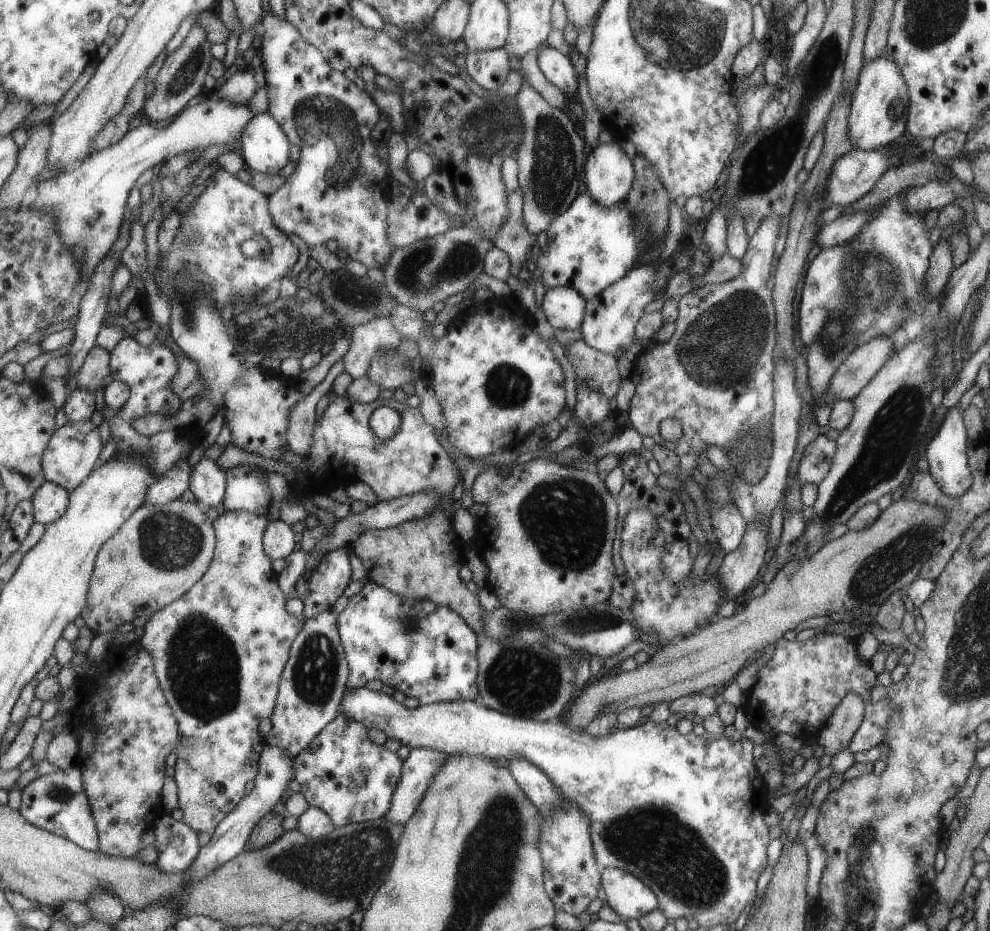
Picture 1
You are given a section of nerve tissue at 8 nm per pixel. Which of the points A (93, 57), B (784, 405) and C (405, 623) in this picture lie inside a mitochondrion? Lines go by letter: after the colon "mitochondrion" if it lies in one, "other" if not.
A: other
B: other
C: mitochondrion

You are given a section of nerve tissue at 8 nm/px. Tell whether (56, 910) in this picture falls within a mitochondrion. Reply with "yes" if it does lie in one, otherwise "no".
no

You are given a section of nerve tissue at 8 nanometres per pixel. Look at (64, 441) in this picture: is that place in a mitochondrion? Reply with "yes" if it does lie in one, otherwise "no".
no

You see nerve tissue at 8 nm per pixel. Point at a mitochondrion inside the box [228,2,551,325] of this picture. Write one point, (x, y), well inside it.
(326, 123)

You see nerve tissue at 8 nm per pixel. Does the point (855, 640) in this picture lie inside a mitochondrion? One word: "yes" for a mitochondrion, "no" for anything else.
no

